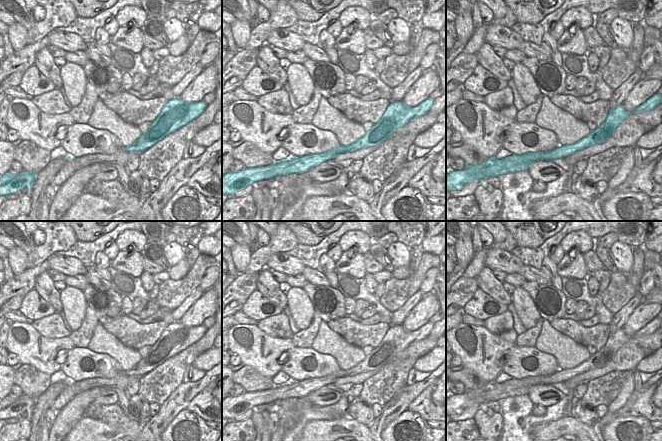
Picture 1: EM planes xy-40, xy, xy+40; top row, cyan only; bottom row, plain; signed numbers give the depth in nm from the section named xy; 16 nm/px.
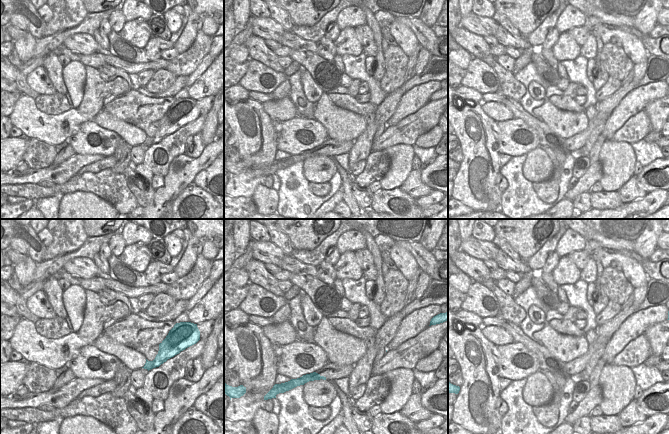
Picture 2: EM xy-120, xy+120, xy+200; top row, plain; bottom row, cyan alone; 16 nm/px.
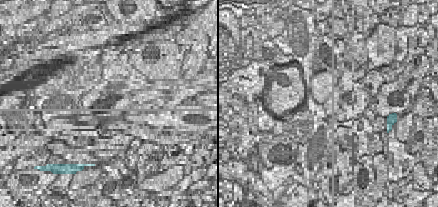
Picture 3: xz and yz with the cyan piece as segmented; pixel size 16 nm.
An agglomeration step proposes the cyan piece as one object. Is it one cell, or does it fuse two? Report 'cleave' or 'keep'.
keep

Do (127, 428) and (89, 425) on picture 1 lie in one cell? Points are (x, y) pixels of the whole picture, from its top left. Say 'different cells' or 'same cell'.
same cell

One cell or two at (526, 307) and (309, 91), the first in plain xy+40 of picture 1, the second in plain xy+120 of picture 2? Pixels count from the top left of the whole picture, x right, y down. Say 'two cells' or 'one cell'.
one cell

